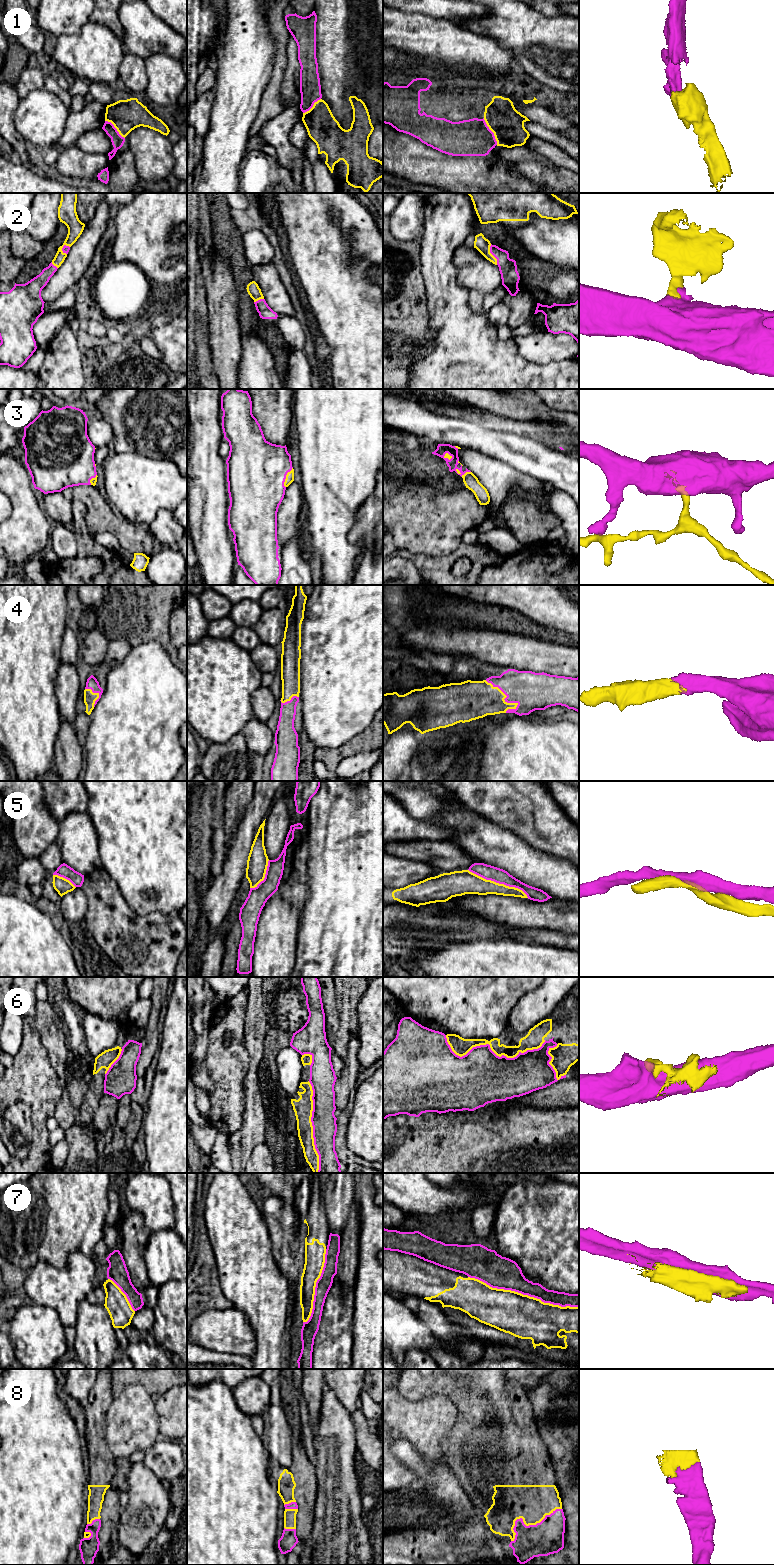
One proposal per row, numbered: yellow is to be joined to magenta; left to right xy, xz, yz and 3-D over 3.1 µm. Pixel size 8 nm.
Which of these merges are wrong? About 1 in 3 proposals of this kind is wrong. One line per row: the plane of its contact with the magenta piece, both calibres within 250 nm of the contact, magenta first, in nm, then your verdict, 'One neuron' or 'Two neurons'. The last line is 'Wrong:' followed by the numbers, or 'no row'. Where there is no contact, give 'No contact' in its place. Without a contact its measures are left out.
1: Touches magenta in yz. Thickness 300 nm (magenta) against 260 nm. One neuron
2: Touches magenta in yz. Thickness 150 nm (magenta) against 120 nm. One neuron
3: Touches magenta in xz. Thickness 480 nm (magenta) against 70 nm. One neuron
4: Touches magenta in yz. Thickness 300 nm (magenta) against 300 nm. One neuron
5: Touches magenta in yz. Thickness 120 nm (magenta) against 180 nm. Two neurons
6: Touches magenta in yz. Thickness 440 nm (magenta) against 140 nm. Two neurons
7: Touches magenta in yz. Thickness 260 nm (magenta) against 340 nm. Two neurons
8: Touches magenta in yz. Thickness 280 nm (magenta) against 300 nm. One neuron
Wrong: 5, 6, 7

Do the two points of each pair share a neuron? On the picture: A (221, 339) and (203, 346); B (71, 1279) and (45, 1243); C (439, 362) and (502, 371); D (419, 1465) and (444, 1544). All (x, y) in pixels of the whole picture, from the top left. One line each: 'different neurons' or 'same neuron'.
A: different neurons
B: different neurons
C: same neuron
D: different neurons

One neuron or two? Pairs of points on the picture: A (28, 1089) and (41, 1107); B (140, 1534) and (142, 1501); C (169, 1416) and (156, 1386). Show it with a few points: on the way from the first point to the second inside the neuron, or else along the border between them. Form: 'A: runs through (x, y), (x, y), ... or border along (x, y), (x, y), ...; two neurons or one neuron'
A: runs through (32, 1093), (41, 1103); one neuron
B: runs through (140, 1526), (142, 1509); one neuron
C: border along (176, 1385), (159, 1395); two neurons

